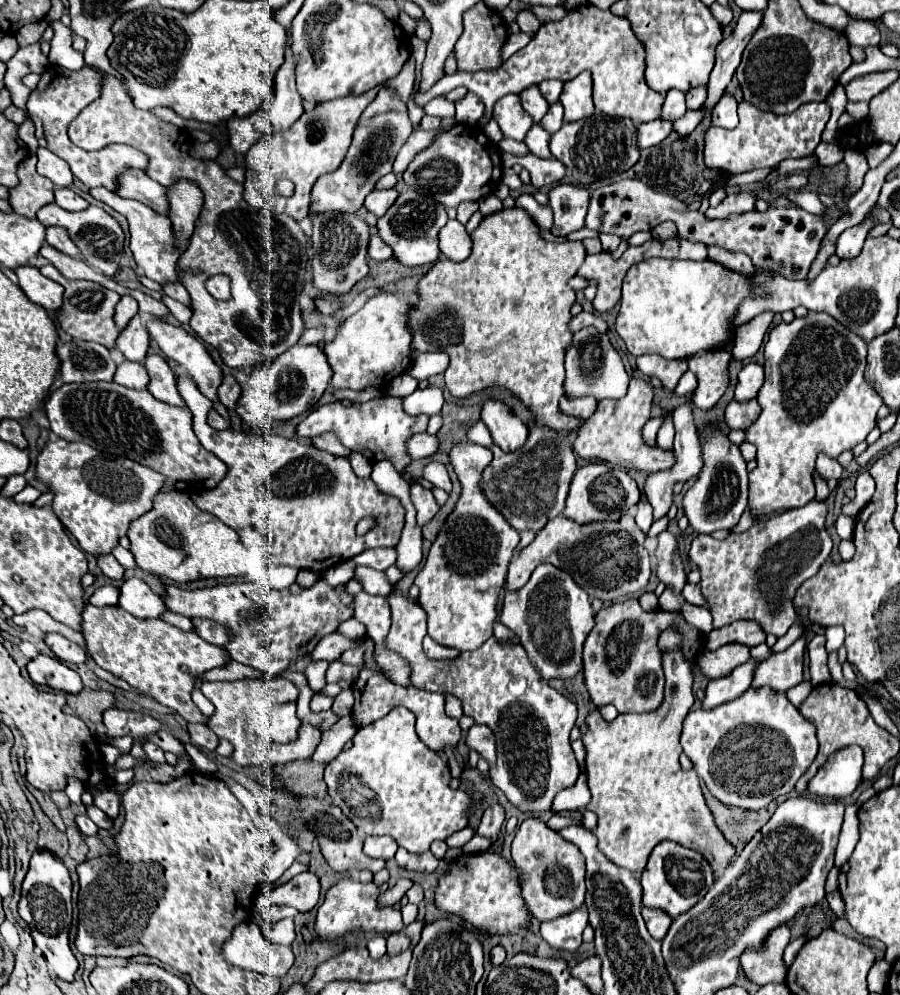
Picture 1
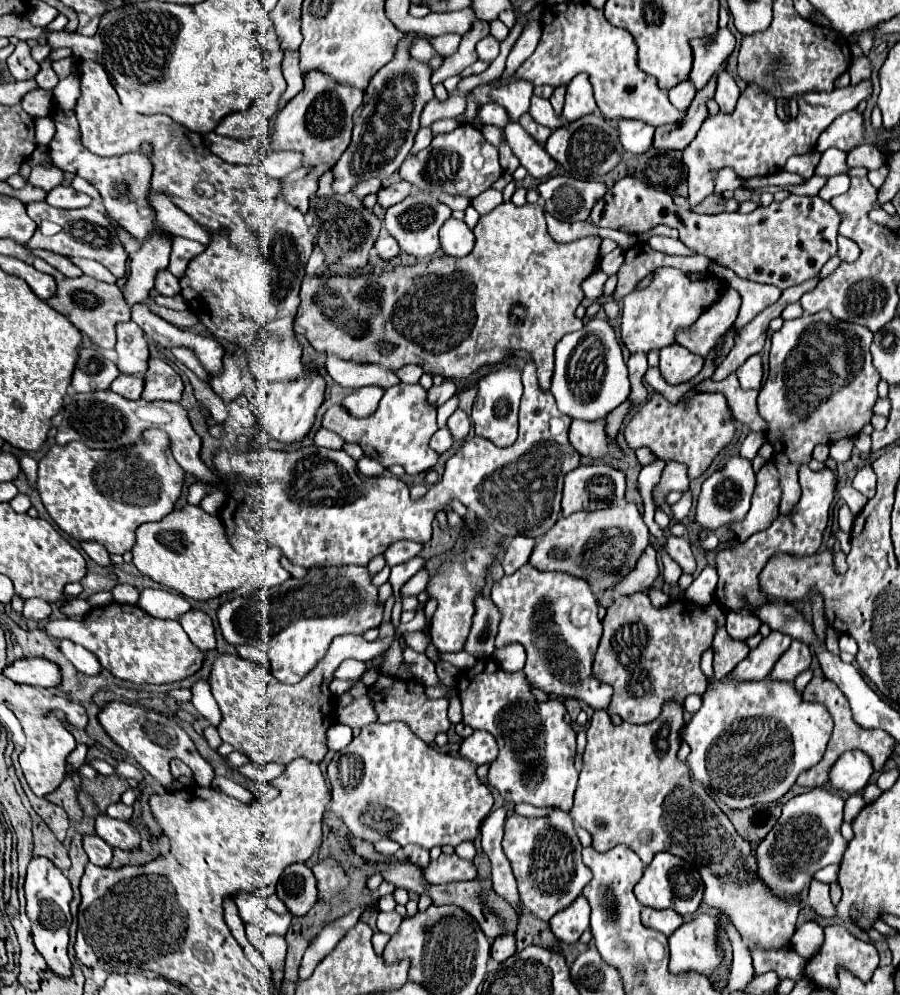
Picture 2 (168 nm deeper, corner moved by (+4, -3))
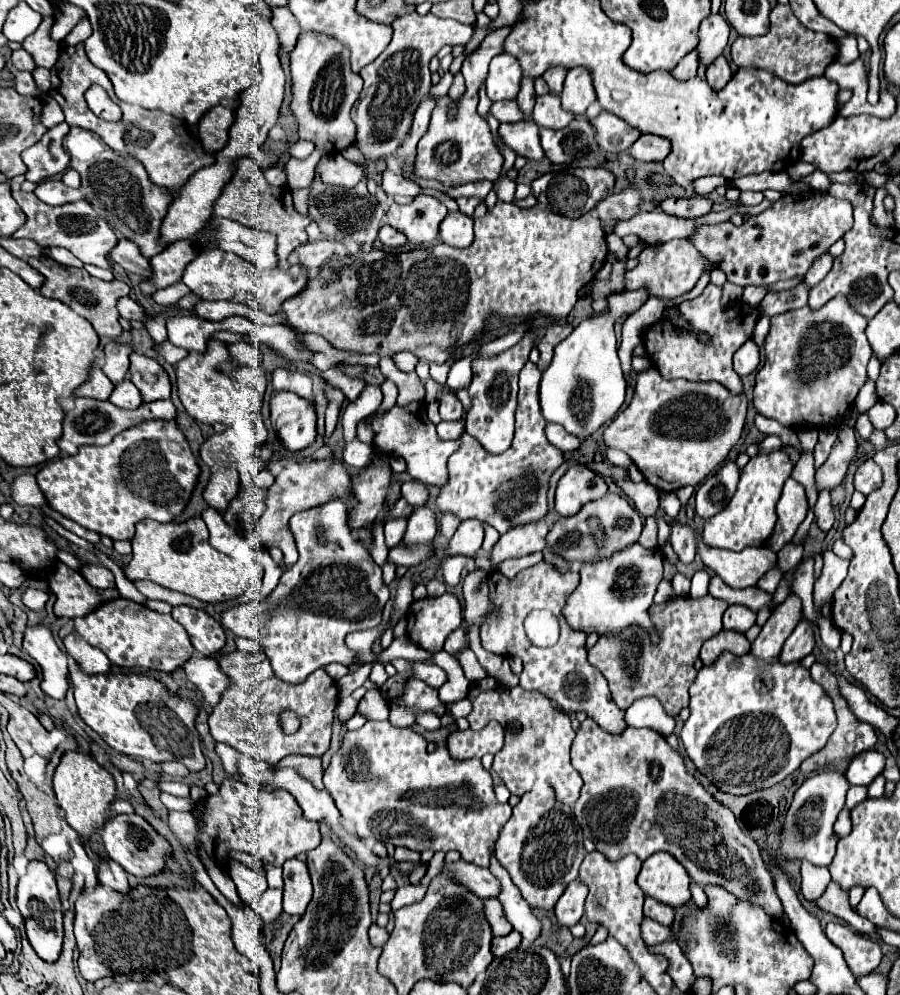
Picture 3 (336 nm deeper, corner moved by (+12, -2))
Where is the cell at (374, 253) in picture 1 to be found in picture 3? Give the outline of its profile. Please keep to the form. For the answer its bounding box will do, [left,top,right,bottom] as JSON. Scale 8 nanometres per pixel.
[378,223,406,247]

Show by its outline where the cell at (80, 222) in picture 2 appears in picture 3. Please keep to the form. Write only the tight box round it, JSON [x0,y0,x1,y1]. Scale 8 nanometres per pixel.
[12,187,118,269]

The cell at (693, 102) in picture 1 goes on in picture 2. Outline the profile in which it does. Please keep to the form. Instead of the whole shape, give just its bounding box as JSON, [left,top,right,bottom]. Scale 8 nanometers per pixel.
[690,28,734,90]

